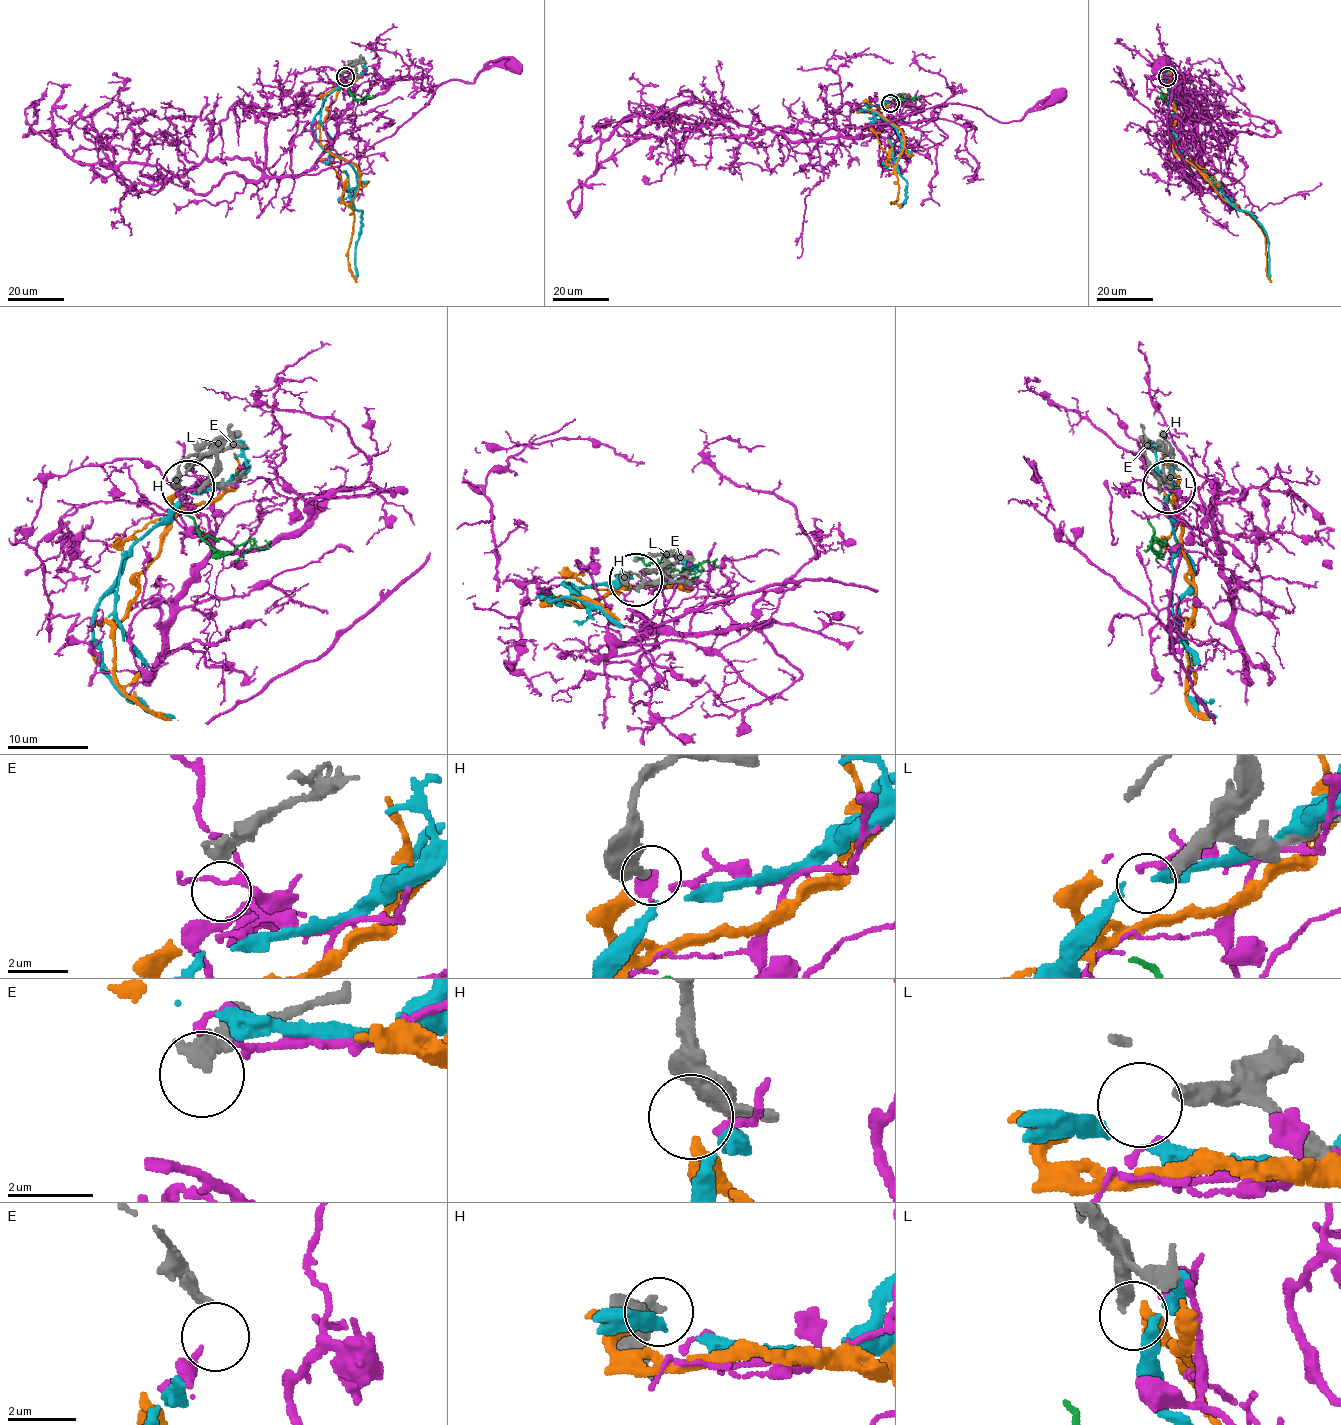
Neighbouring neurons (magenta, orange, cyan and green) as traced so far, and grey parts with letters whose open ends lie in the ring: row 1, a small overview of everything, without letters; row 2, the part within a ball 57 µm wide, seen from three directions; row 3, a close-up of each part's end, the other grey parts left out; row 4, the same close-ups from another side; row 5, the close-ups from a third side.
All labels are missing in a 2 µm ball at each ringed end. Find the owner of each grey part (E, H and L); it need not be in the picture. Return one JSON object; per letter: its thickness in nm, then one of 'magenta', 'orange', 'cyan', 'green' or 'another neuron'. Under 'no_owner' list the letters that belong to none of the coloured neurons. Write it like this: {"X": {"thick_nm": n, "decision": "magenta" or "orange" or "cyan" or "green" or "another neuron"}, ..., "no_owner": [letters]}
{"E": {"thick_nm": 360, "decision": "another neuron"}, "H": {"thick_nm": 550, "decision": "cyan"}, "L": {"thick_nm": 440, "decision": "another neuron"}, "no_owner": ["E", "L"]}

